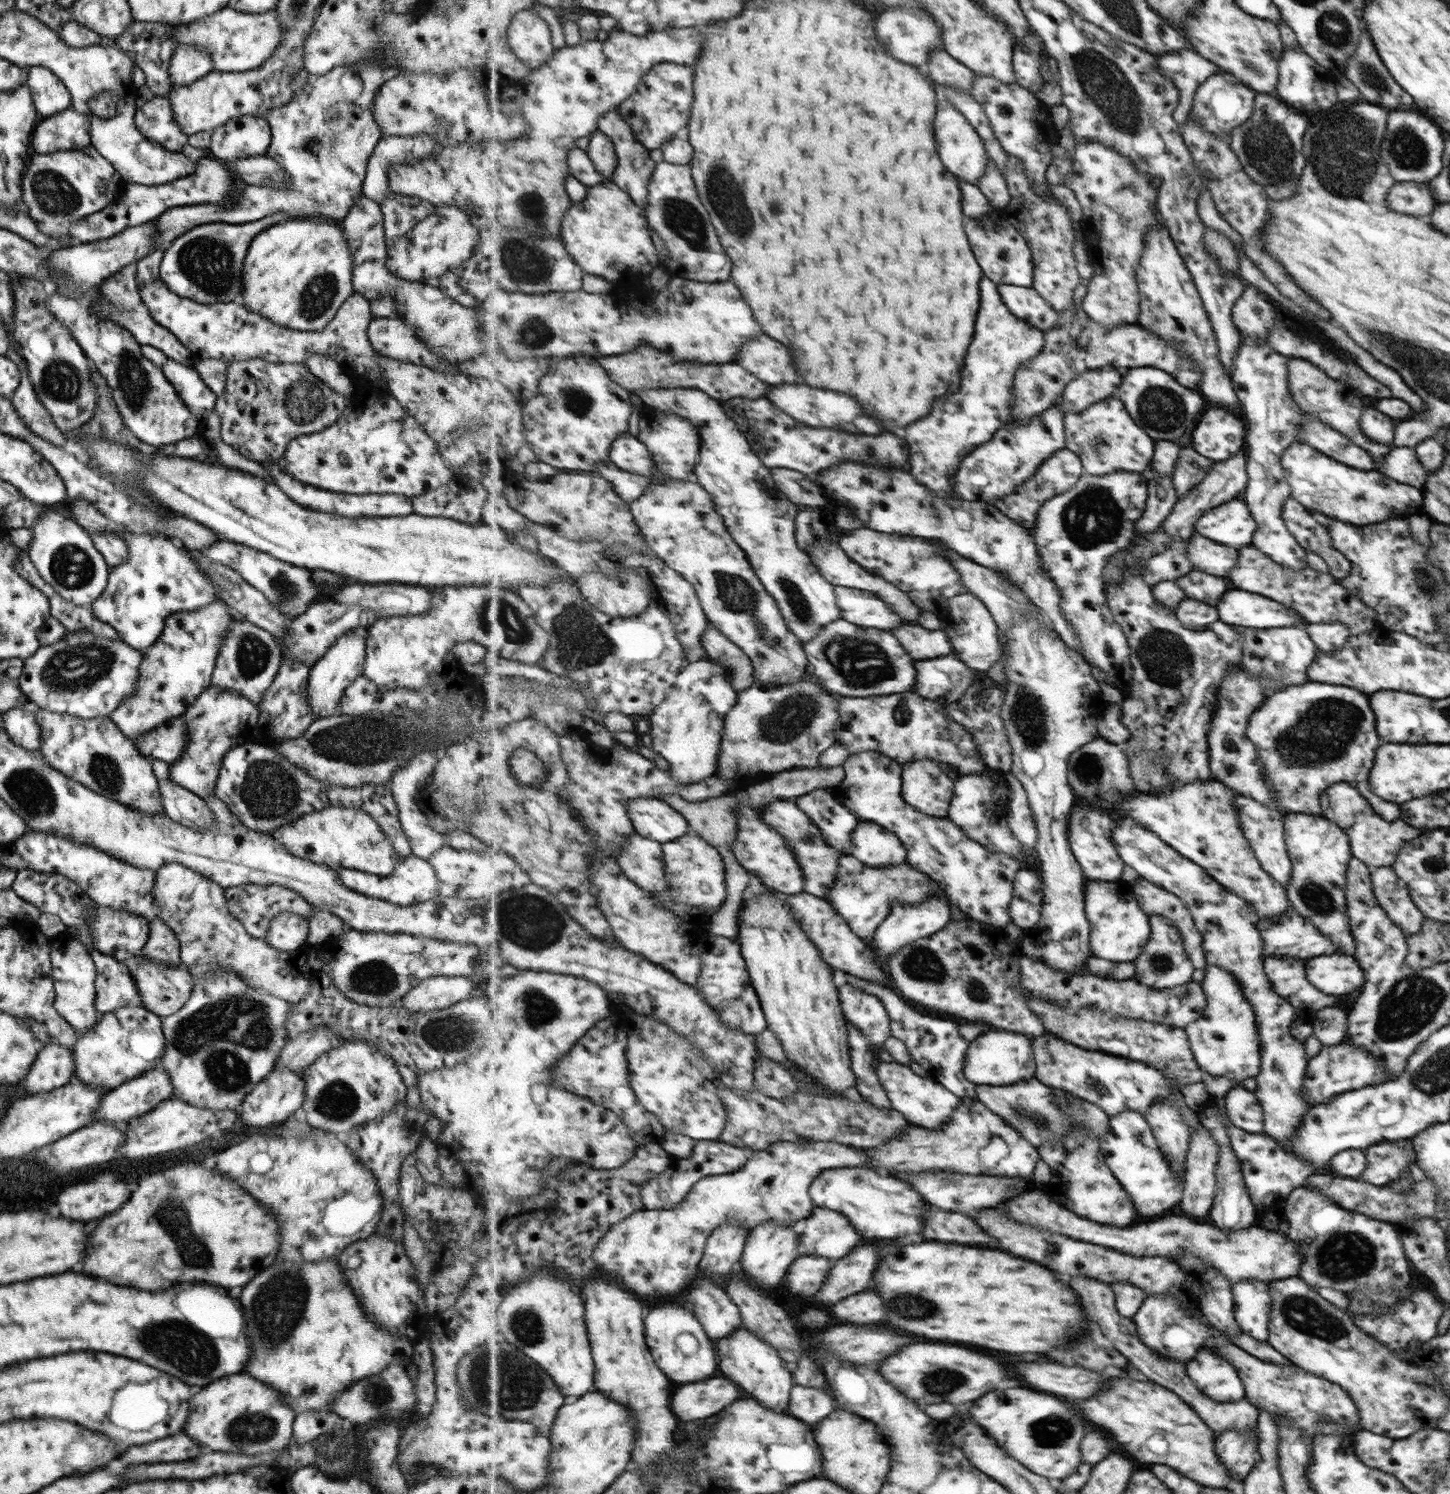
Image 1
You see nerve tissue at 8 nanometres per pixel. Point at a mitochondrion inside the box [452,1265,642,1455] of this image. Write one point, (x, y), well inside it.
(505, 1380)

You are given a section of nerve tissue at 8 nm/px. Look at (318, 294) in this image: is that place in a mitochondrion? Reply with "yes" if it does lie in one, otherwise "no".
yes

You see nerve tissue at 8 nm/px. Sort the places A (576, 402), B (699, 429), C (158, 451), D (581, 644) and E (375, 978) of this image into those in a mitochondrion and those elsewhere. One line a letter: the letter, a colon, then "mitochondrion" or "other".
A: mitochondrion
B: other
C: other
D: mitochondrion
E: mitochondrion

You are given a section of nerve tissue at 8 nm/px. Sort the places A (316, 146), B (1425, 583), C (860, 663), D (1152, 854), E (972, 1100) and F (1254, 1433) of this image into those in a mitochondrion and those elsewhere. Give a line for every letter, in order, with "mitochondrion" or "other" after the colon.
A: mitochondrion
B: mitochondrion
C: mitochondrion
D: mitochondrion
E: other
F: other

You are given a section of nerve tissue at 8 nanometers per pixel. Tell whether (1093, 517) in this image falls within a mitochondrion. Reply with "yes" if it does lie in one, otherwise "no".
yes

